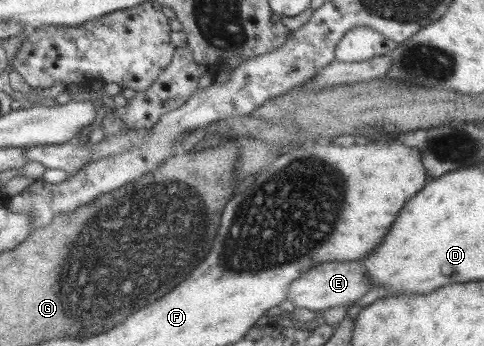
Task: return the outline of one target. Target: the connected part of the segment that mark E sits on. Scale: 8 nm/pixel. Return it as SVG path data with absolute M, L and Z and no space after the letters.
M359 261L324 262L316 264L300 275L300 277L294 279L294 282L288 286L288 296L286 298L292 302L293 307L304 307L304 309L314 312L330 307L351 305L370 289L368 272Z

